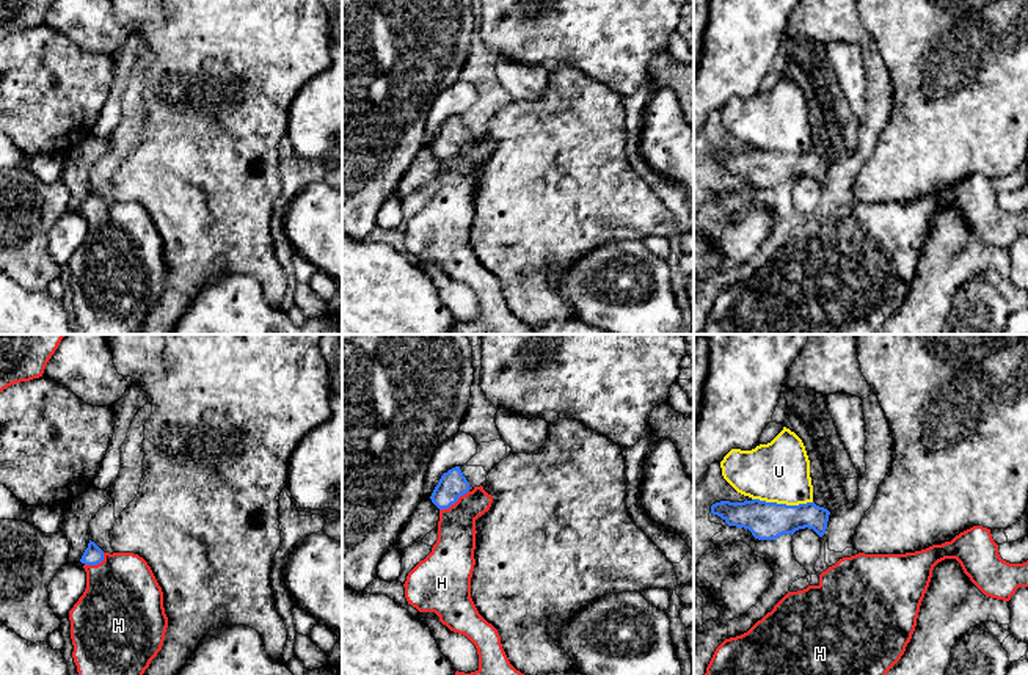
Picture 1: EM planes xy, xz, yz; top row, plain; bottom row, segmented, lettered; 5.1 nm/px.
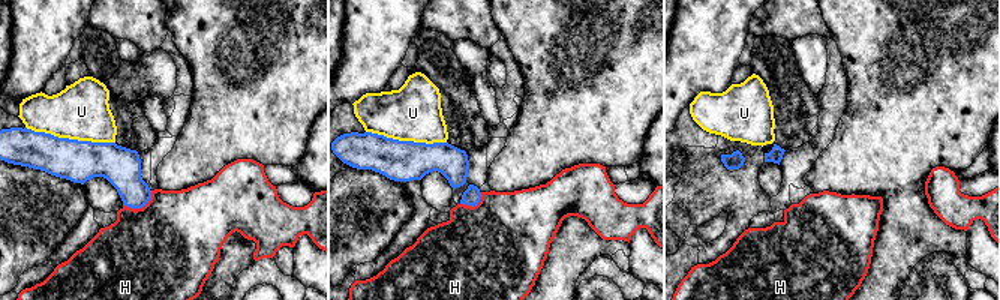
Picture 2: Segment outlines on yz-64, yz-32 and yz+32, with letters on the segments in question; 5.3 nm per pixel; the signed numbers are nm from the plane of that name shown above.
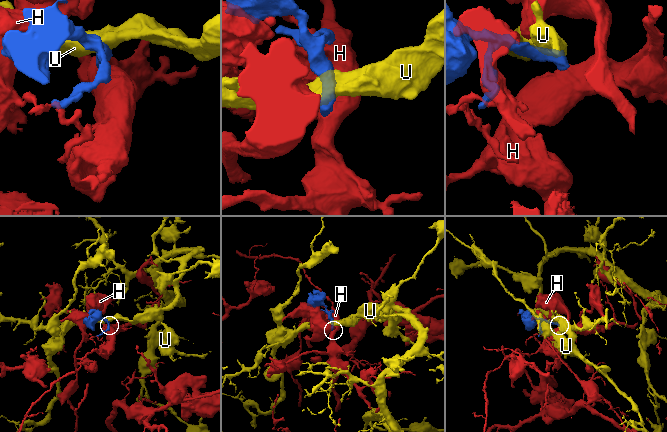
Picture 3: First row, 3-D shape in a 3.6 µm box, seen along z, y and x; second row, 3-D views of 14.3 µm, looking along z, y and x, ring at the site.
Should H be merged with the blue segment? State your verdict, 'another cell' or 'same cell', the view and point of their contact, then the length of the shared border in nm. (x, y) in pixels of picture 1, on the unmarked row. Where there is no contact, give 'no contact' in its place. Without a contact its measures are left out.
same cell; meets blue in xz at (454, 151); contact 190 nm long

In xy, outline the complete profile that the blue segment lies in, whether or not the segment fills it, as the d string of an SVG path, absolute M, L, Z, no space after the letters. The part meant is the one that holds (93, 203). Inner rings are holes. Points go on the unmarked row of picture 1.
M89 188L80 210L86 237L69 259L72 306L85 334L133 334L162 298L168 265L148 210L133 201L104 201Z

